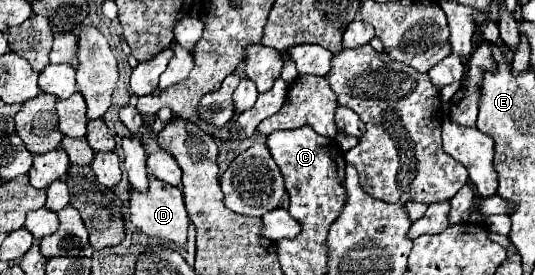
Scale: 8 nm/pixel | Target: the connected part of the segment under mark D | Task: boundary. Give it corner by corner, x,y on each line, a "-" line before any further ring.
150,175
150,191
148,195
140,195
132,191
130,195
130,221
138,227
146,237
158,239
166,247
184,247
188,241
190,215
184,207
184,195
178,187
170,187

